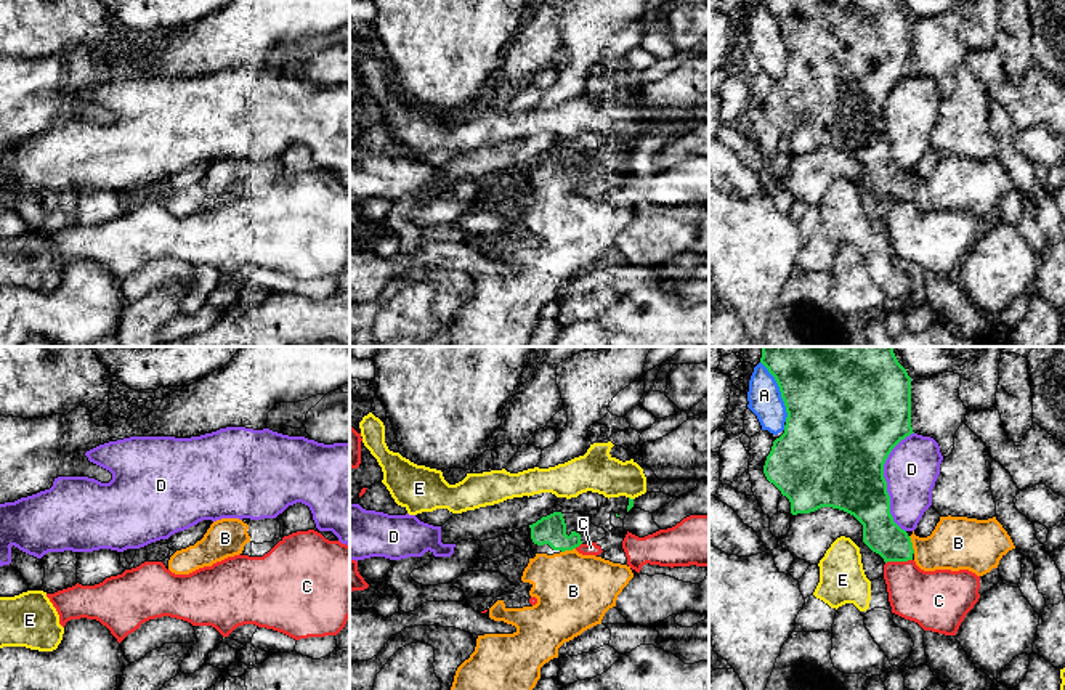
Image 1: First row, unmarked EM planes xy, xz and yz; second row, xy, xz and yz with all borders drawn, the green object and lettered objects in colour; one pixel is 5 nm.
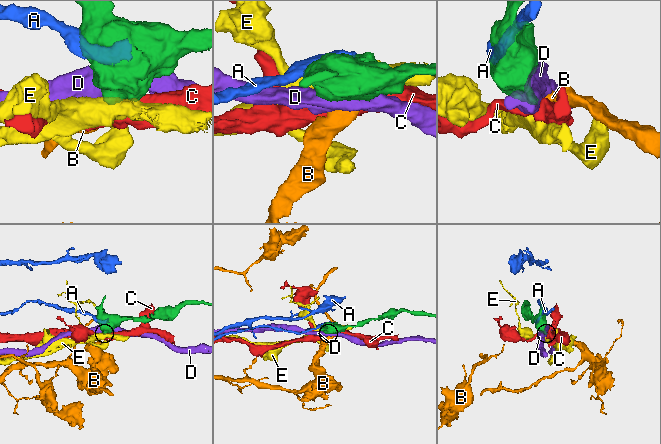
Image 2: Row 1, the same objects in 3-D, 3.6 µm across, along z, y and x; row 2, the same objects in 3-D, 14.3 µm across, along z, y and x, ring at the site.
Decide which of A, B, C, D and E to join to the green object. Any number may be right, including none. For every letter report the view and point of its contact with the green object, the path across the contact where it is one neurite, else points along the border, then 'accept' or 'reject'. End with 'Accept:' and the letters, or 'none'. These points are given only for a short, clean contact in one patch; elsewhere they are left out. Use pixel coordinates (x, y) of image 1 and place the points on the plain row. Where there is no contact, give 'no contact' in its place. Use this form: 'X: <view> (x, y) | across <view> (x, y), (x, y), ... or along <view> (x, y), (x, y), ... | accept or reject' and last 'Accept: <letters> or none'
A: yz (780, 31) | reject
B: yz (911, 185) | across yz (881, 174), (894, 185), (911, 185), (958, 183) | accept
C: yz (898, 201) | along yz (911, 199), (886, 204) | reject
D: yz (884, 121) | reject
E: xz (629, 138) | reject
Accept: B

